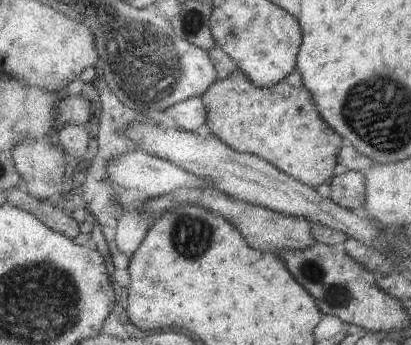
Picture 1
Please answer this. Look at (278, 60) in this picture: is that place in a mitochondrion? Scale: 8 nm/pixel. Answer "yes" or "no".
no

